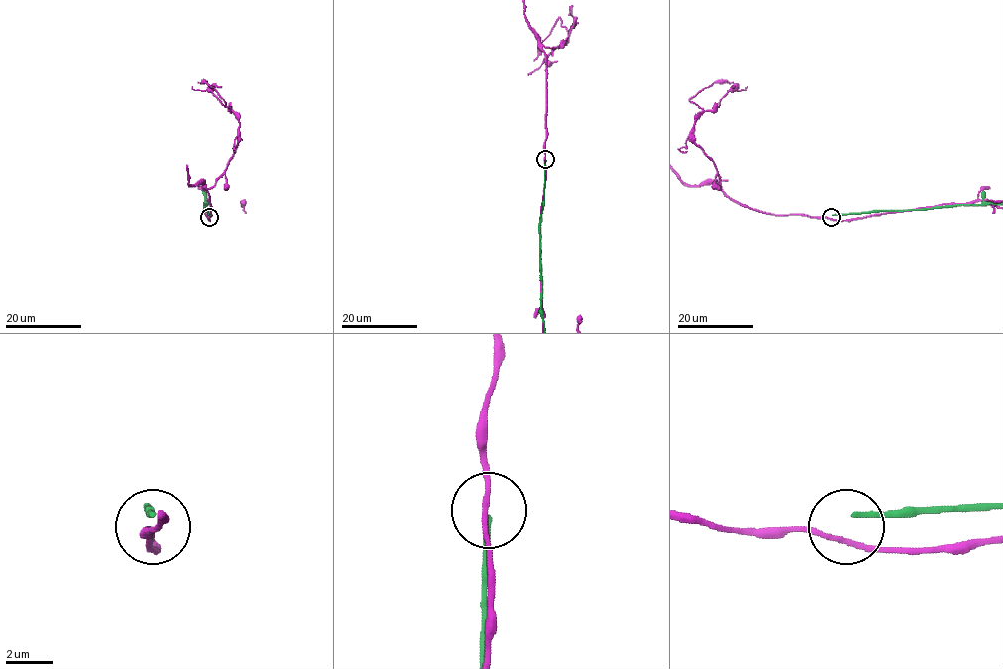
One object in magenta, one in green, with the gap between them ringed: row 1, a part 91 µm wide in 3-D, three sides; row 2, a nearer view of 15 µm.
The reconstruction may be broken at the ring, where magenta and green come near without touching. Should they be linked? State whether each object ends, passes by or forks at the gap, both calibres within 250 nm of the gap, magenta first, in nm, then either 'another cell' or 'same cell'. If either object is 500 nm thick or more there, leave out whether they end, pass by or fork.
magenta passes by | green ends | 220/240 nm | another cell

